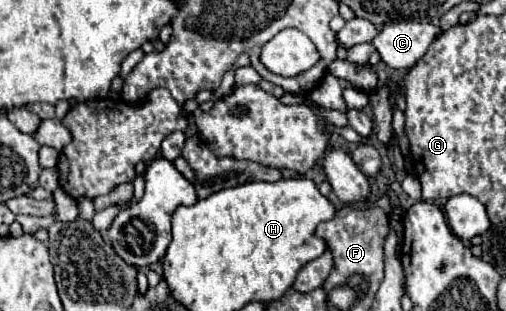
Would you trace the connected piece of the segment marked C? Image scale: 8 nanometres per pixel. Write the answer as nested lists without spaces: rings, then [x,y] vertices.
[[[391,22],[385,24],[373,38],[373,46],[389,68],[407,70],[417,64],[419,58],[423,58],[429,44],[439,36],[439,32],[439,26],[433,26],[431,22]]]

